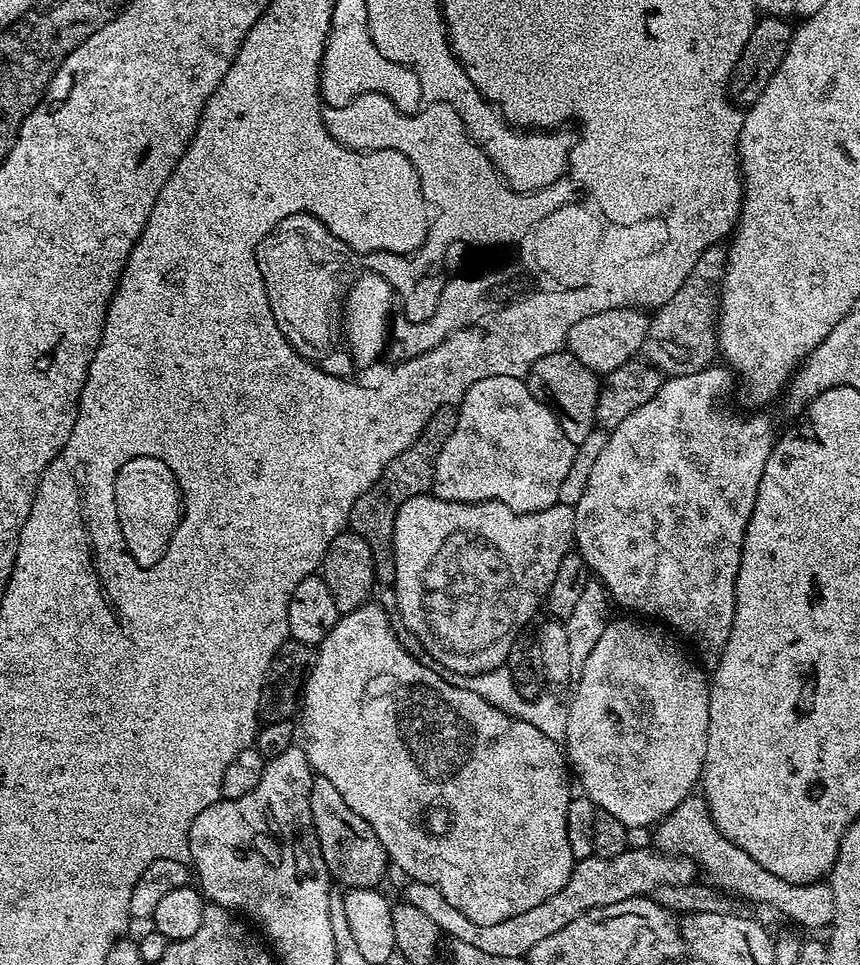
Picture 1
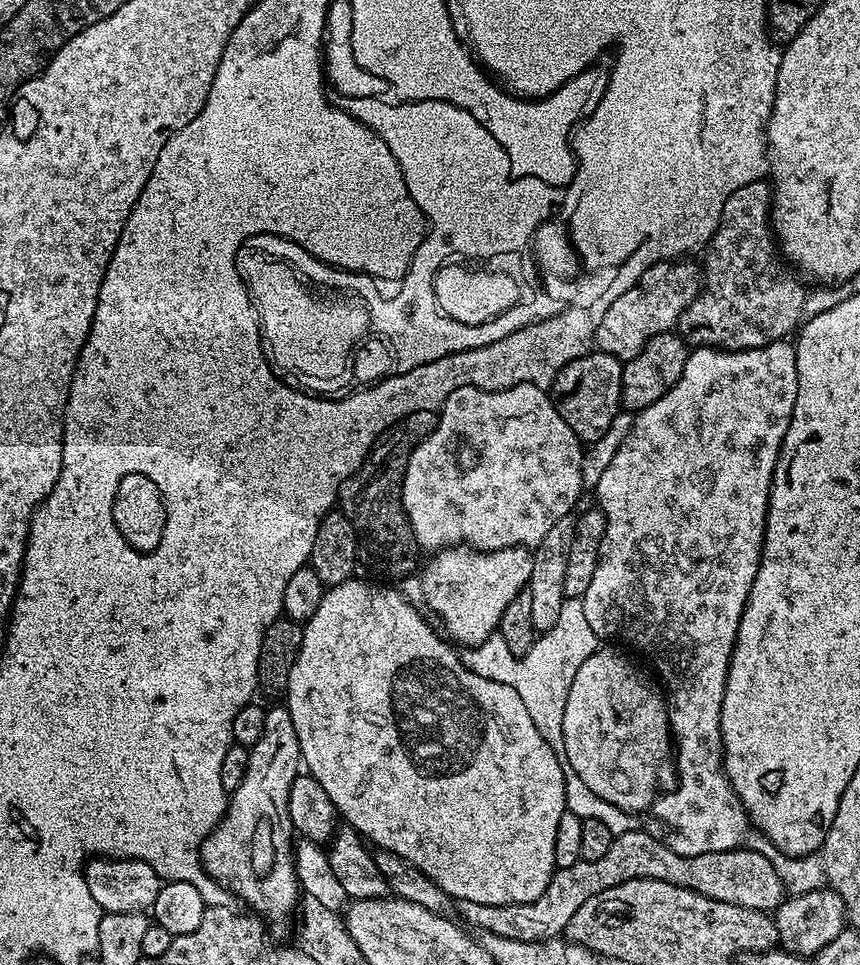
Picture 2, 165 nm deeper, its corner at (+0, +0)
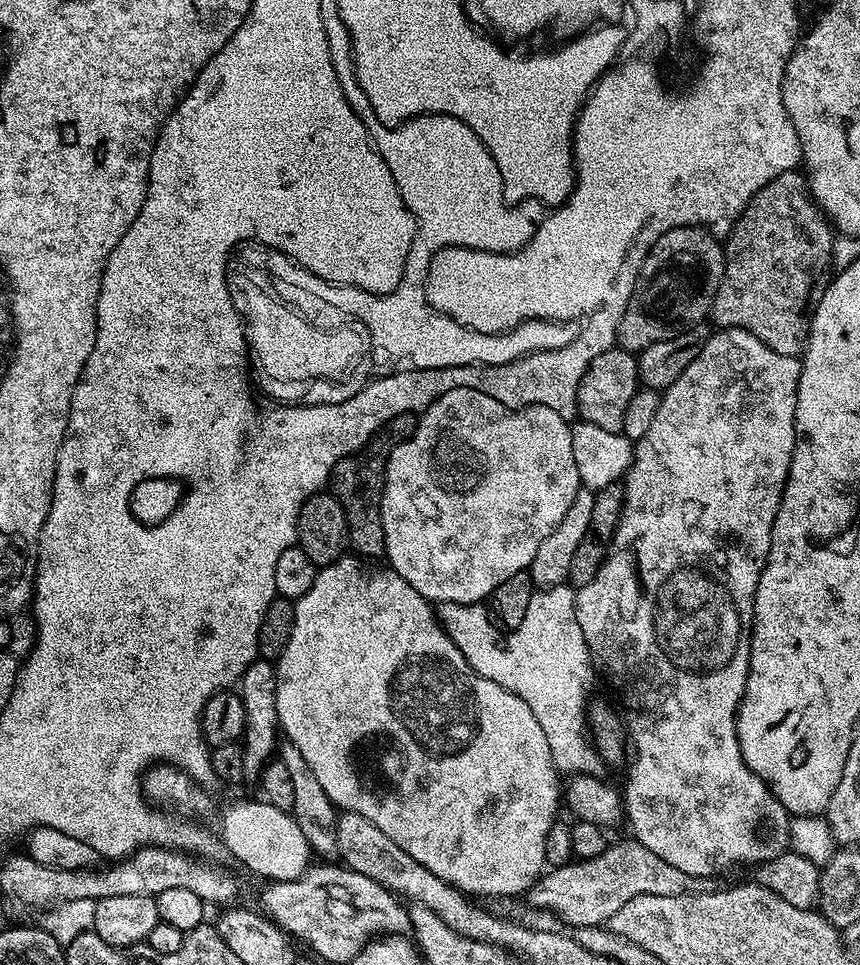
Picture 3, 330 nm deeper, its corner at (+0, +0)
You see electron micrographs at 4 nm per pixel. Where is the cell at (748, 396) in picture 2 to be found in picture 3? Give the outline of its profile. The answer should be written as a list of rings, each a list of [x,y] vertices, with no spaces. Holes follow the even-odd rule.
[[[721,328],[713,331],[708,337],[708,341],[702,346],[702,350],[698,354],[698,358],[694,358],[694,362],[690,362],[690,366],[686,366],[686,370],[682,370],[682,378],[678,378],[678,382],[674,382],[666,389],[663,389],[660,397],[660,405],[658,406],[658,414],[654,414],[654,422],[650,422],[650,430],[646,430],[646,434],[642,434],[640,440],[635,441],[632,449],[632,464],[622,479],[622,487],[624,489],[624,509],[620,515],[620,521],[616,527],[616,533],[612,539],[612,545],[608,551],[608,557],[602,562],[602,566],[598,570],[598,574],[594,578],[594,582],[586,582],[586,586],[576,589],[576,617],[578,618],[578,626],[582,630],[582,638],[586,638],[586,646],[588,653],[592,656],[592,663],[595,671],[600,672],[613,684],[616,688],[624,691],[624,704],[628,707],[628,712],[632,717],[626,720],[626,732],[630,737],[630,744],[636,747],[636,757],[632,760],[632,769],[628,772],[628,785],[622,788],[622,799],[626,809],[626,820],[628,816],[628,824],[632,827],[631,835],[642,846],[646,846],[648,850],[654,850],[654,854],[658,854],[658,858],[670,862],[670,866],[678,866],[678,870],[686,870],[686,874],[691,876],[703,876],[705,878],[716,878],[719,872],[724,872],[727,868],[732,868],[735,864],[752,864],[751,866],[759,866],[778,858],[782,853],[789,851],[788,843],[788,821],[790,813],[782,806],[782,802],[778,802],[778,798],[768,789],[766,782],[762,782],[762,778],[758,778],[758,774],[754,774],[750,770],[750,766],[746,766],[746,762],[742,758],[742,750],[738,742],[738,734],[736,733],[736,711],[740,709],[740,700],[744,697],[744,687],[746,686],[746,678],[748,677],[748,663],[750,662],[750,646],[752,645],[752,607],[754,606],[754,598],[758,590],[758,578],[764,569],[766,558],[770,554],[770,546],[772,545],[772,531],[774,530],[774,518],[778,514],[778,506],[780,499],[784,493],[784,484],[788,480],[788,471],[790,470],[790,462],[794,454],[794,446],[796,445],[796,403],[798,402],[798,378],[800,377],[800,360],[794,356],[786,354],[778,354],[774,350],[770,350],[768,344],[762,343],[758,338],[754,338],[754,334],[750,334],[741,328]]]

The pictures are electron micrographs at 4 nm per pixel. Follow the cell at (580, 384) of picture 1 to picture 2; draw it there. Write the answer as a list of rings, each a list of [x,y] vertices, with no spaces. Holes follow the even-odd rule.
[[[599,350],[587,352],[582,358],[562,366],[562,370],[554,378],[550,395],[558,414],[562,414],[562,422],[574,430],[574,434],[585,445],[594,443],[614,422],[614,418],[622,410],[620,395],[622,394],[623,363],[610,354]]]

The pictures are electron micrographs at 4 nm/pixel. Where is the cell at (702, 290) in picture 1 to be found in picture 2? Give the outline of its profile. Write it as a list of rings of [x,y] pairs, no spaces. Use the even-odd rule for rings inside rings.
[[[767,179],[750,182],[750,186],[734,191],[726,200],[717,232],[702,252],[704,264],[700,292],[680,315],[678,335],[693,349],[718,348],[726,352],[741,352],[765,348],[768,344],[783,341],[788,335],[791,337],[801,327],[806,316],[808,292],[804,288],[805,281],[785,263],[778,251],[771,215],[772,186]]]

